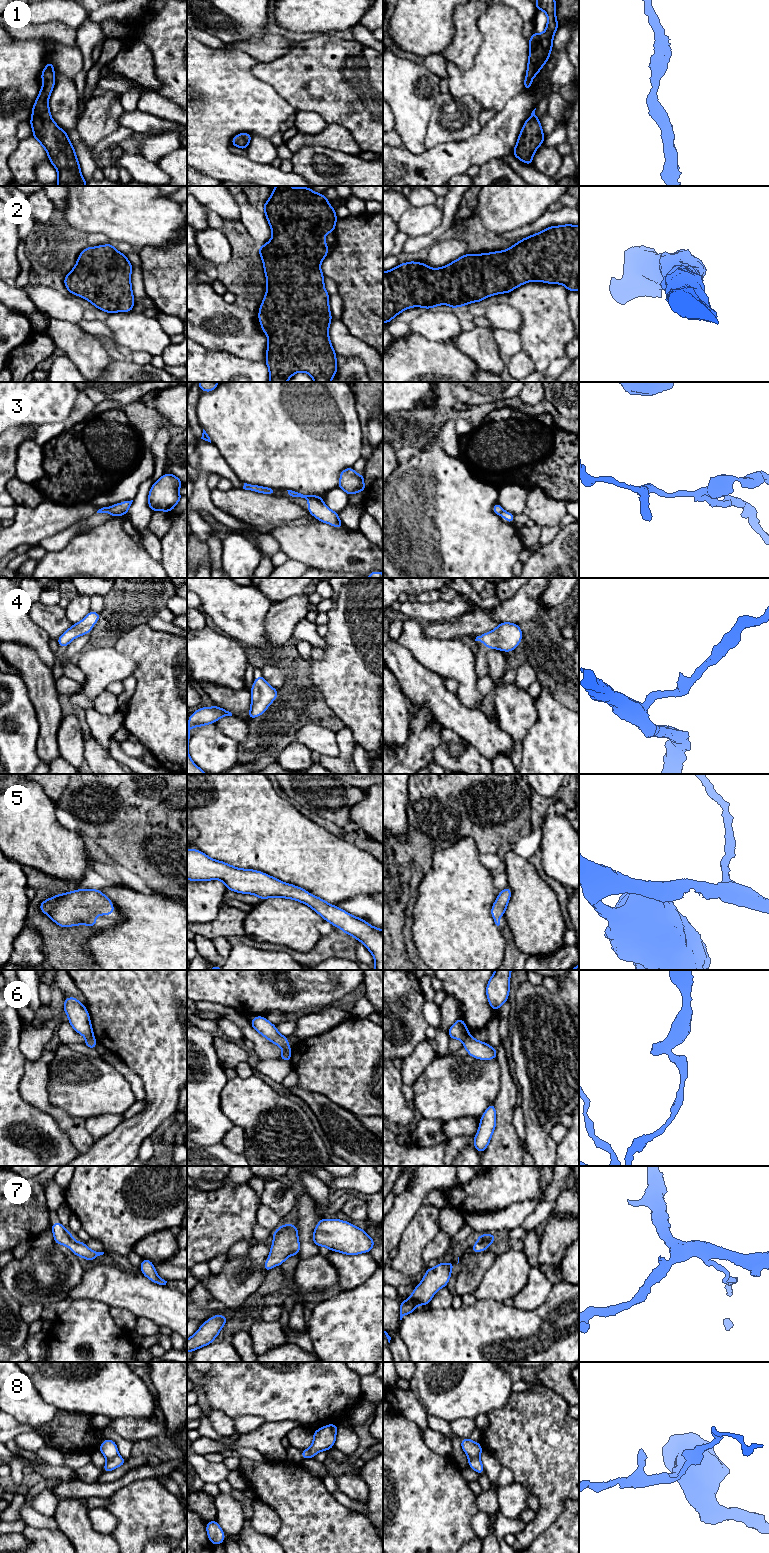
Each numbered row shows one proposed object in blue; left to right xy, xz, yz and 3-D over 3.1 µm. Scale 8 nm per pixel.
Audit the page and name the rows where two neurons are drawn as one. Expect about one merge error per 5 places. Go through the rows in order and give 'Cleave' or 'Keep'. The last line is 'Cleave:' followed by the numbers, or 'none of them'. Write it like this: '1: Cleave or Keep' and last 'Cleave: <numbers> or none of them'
1: Keep
2: Keep
3: Cleave
4: Keep
5: Keep
6: Cleave
7: Keep
8: Cleave
Cleave: 3, 6, 8

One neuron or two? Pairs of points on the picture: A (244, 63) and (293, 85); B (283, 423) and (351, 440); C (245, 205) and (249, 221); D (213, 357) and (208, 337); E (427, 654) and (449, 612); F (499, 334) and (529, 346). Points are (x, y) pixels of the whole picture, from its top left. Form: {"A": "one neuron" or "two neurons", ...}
{"A": "two neurons", "B": "one neuron", "C": "one neuron", "D": "two neurons", "E": "two neurons", "F": "two neurons"}

